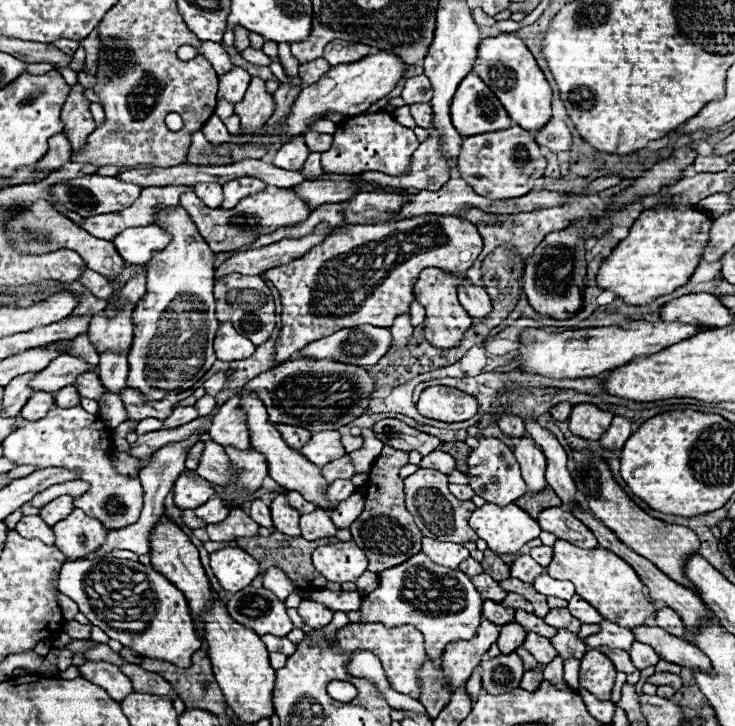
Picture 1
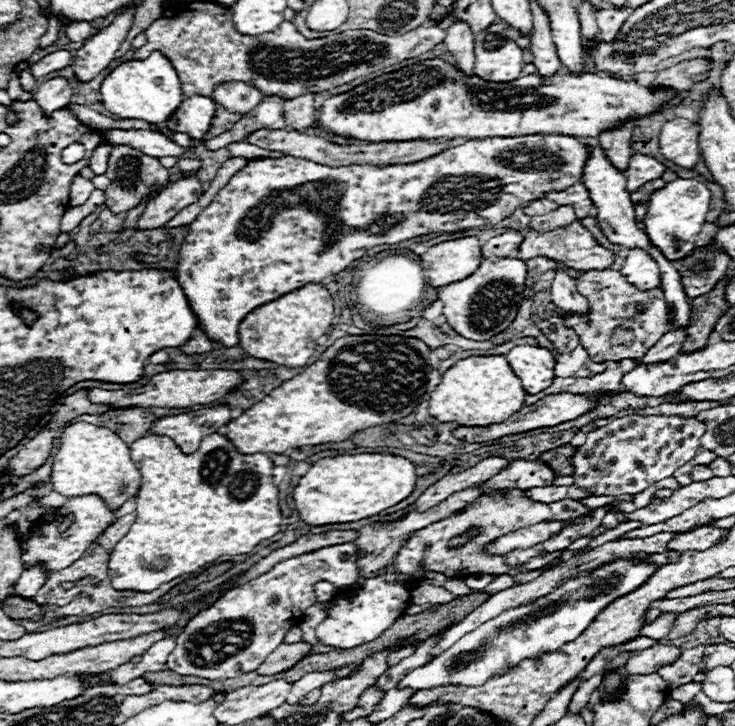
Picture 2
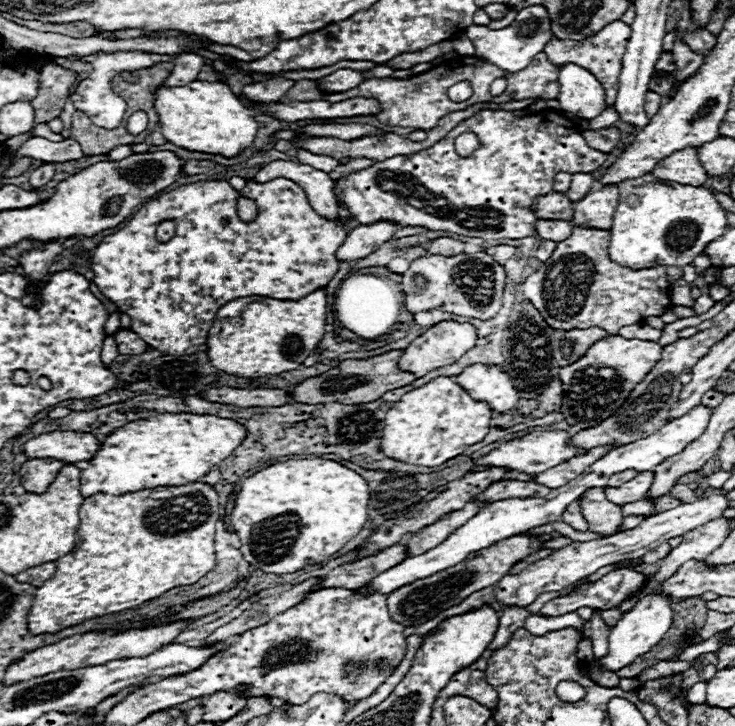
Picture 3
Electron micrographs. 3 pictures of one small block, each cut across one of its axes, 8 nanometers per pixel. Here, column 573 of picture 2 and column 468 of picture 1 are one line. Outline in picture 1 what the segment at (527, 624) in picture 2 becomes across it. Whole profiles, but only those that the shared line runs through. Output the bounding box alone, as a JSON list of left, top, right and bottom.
[360,554,482,660]

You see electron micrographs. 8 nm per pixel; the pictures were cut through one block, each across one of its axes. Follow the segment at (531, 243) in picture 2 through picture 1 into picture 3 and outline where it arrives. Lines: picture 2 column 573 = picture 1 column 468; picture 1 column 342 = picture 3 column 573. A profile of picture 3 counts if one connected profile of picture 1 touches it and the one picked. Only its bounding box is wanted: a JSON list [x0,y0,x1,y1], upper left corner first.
[524,226,670,336]

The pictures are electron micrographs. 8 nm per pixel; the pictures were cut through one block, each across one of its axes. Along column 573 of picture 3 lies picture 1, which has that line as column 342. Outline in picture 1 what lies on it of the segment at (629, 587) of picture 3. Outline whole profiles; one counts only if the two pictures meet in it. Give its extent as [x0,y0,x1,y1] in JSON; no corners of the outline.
[308,588,362,612]

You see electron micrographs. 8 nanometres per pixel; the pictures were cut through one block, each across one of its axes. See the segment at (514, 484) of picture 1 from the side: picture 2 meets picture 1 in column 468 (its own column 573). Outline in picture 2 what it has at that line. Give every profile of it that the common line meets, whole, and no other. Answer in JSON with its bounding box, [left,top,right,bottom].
[570,416,706,496]

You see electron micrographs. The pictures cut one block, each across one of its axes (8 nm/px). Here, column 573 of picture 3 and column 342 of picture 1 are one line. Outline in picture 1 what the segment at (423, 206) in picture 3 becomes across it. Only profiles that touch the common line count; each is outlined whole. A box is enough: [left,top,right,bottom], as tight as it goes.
[322,112,418,176]

